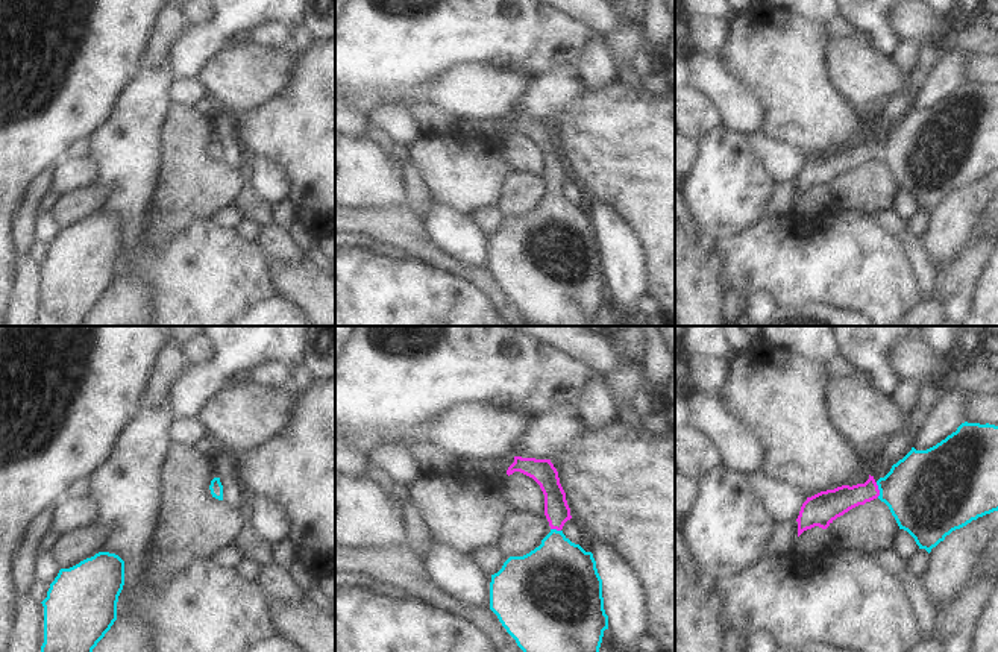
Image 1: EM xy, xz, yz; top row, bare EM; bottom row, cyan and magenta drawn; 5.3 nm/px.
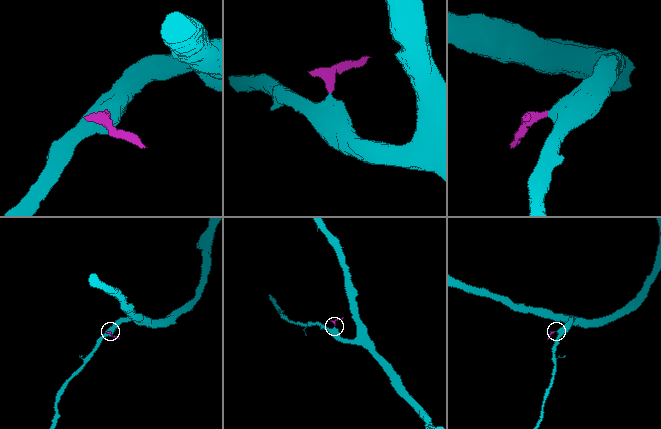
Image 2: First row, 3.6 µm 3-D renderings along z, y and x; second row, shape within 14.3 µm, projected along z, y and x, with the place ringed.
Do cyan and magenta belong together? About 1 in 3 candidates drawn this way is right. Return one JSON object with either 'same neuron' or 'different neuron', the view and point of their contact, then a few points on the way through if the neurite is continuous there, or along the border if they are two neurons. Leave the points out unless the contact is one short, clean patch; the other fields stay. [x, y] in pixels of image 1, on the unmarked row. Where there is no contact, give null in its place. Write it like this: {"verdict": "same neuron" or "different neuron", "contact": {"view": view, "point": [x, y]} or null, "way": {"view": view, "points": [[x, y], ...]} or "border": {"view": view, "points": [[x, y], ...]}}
{"verdict": "same neuron", "contact": {"view": "yz", "point": [878, 149]}, "way": {"view": "yz", "points": [[925, 152], [878, 149], [836, 162]]}}

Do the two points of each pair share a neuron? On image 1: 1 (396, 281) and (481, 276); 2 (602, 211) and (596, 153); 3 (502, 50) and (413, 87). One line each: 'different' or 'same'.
1: different
2: different
3: same

